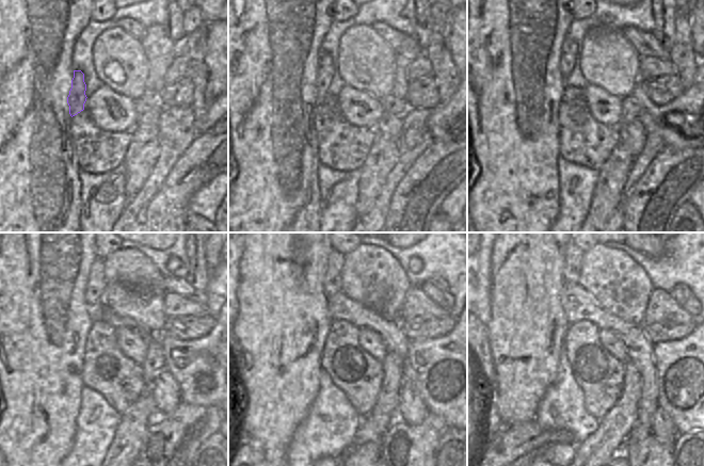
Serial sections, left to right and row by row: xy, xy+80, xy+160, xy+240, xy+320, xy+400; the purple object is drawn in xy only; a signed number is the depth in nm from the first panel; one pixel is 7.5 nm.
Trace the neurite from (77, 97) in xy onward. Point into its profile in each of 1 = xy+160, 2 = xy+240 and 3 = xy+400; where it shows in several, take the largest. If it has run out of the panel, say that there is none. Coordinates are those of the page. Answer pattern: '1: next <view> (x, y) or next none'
1: next xy+160 (569, 47)
2: next xy+240 (96, 283)
3: next xy+400 (574, 256)

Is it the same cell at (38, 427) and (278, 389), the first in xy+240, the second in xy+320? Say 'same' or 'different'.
same

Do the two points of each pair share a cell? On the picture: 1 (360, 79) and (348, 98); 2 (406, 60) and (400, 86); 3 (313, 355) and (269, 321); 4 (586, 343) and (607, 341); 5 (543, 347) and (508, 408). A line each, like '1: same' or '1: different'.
1: different
2: same
3: same
4: different
5: same

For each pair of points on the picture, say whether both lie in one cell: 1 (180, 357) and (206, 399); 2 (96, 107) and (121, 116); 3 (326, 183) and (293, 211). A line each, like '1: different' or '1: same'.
1: same
2: same
3: different

